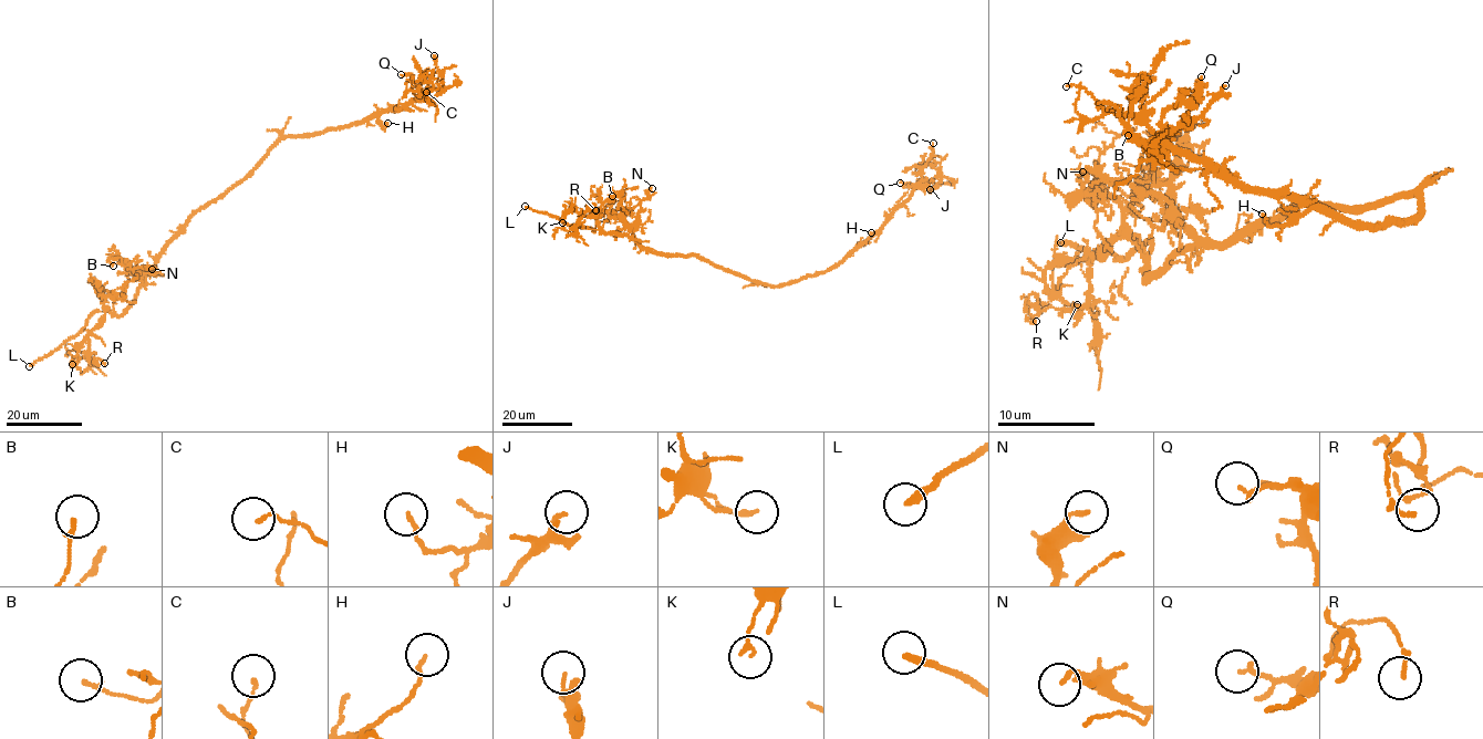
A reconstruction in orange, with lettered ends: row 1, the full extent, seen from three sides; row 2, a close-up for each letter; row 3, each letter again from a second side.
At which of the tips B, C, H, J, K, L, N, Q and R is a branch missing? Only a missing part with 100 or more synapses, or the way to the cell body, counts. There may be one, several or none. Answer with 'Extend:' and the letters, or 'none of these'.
Extend: L

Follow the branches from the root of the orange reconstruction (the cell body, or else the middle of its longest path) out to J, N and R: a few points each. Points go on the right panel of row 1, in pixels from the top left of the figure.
J: (1373, 203), (1417, 195), (1420, 208), (1414, 222), (1359, 230), (1140, 143), (1193, 123), (1225, 85)
N: (1373, 203), (1320, 206), (1306, 198), (1287, 217), (1207, 242), (1158, 195), (1082, 172)
R: (1373, 203), (1306, 198), (1147, 280), (1119, 238), (1089, 260), (1084, 303), (1040, 311), (1032, 293), (1036, 321)

